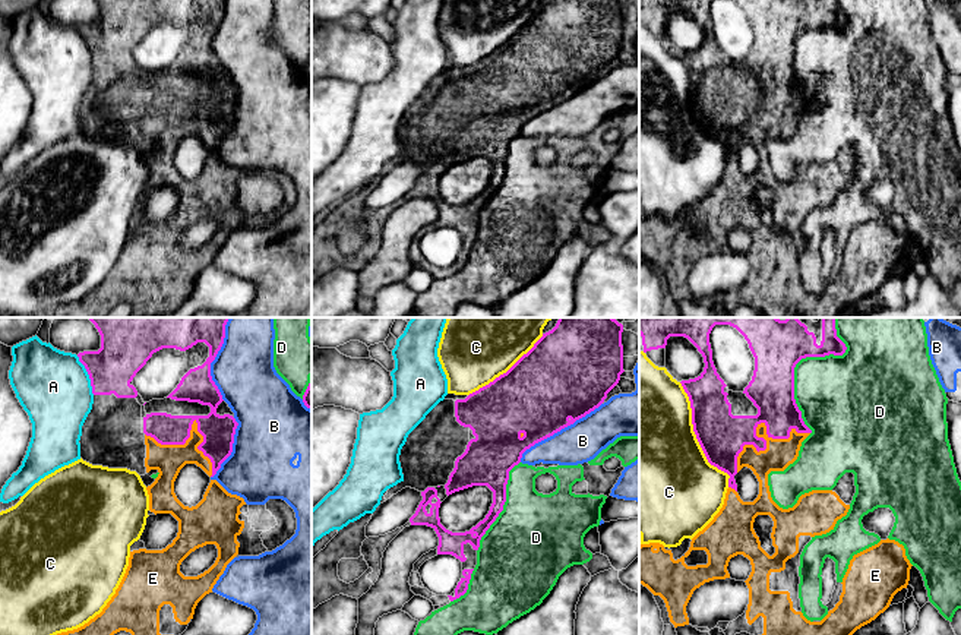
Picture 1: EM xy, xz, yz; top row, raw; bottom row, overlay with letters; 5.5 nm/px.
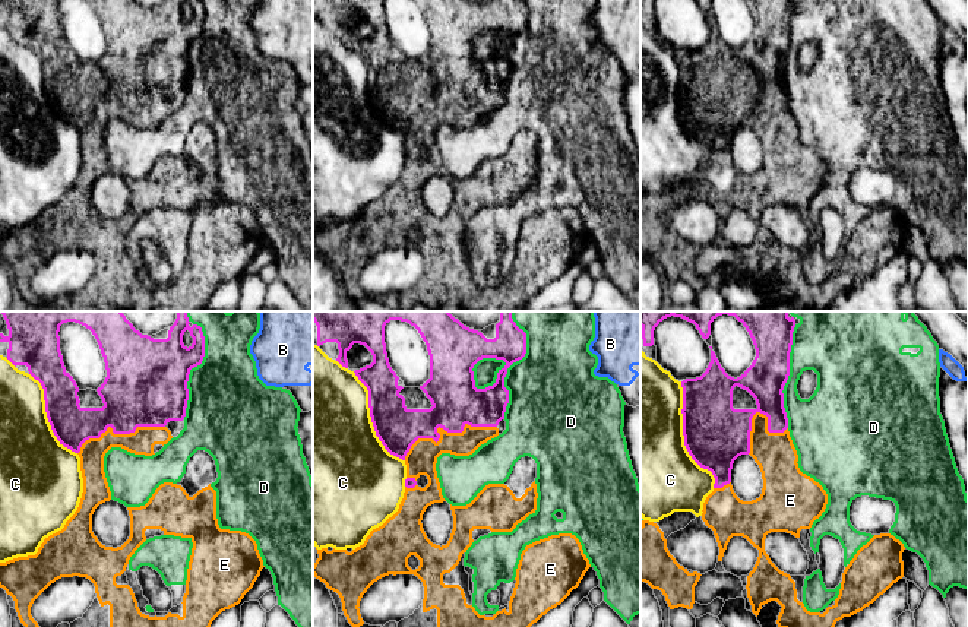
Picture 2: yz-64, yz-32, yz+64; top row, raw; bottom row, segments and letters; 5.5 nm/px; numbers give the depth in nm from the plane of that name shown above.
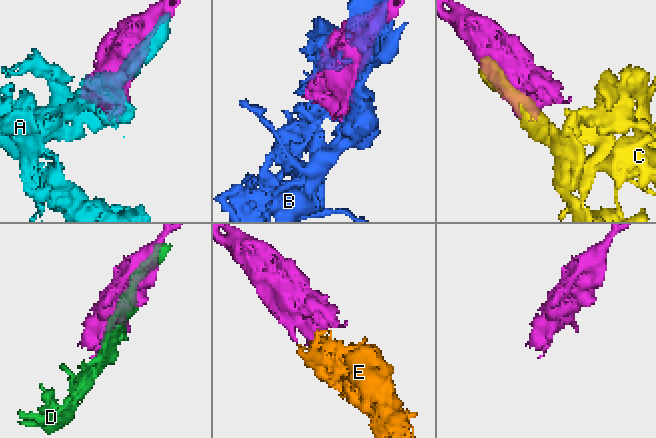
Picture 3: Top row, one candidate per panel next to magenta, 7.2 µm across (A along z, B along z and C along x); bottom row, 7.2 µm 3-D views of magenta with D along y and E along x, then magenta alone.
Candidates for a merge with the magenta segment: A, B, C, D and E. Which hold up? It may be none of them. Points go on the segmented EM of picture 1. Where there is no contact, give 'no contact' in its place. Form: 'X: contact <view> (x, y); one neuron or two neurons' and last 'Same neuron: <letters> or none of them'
A: contact xy (88, 373); two neurons
B: contact xz (558, 430); two neurons
C: contact yz (696, 438); two neurons
D: contact yz (802, 357); two neurons
E: contact yz (755, 432); one neuron
Same neuron: E

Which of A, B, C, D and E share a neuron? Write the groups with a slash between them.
A / B / C / D / E

